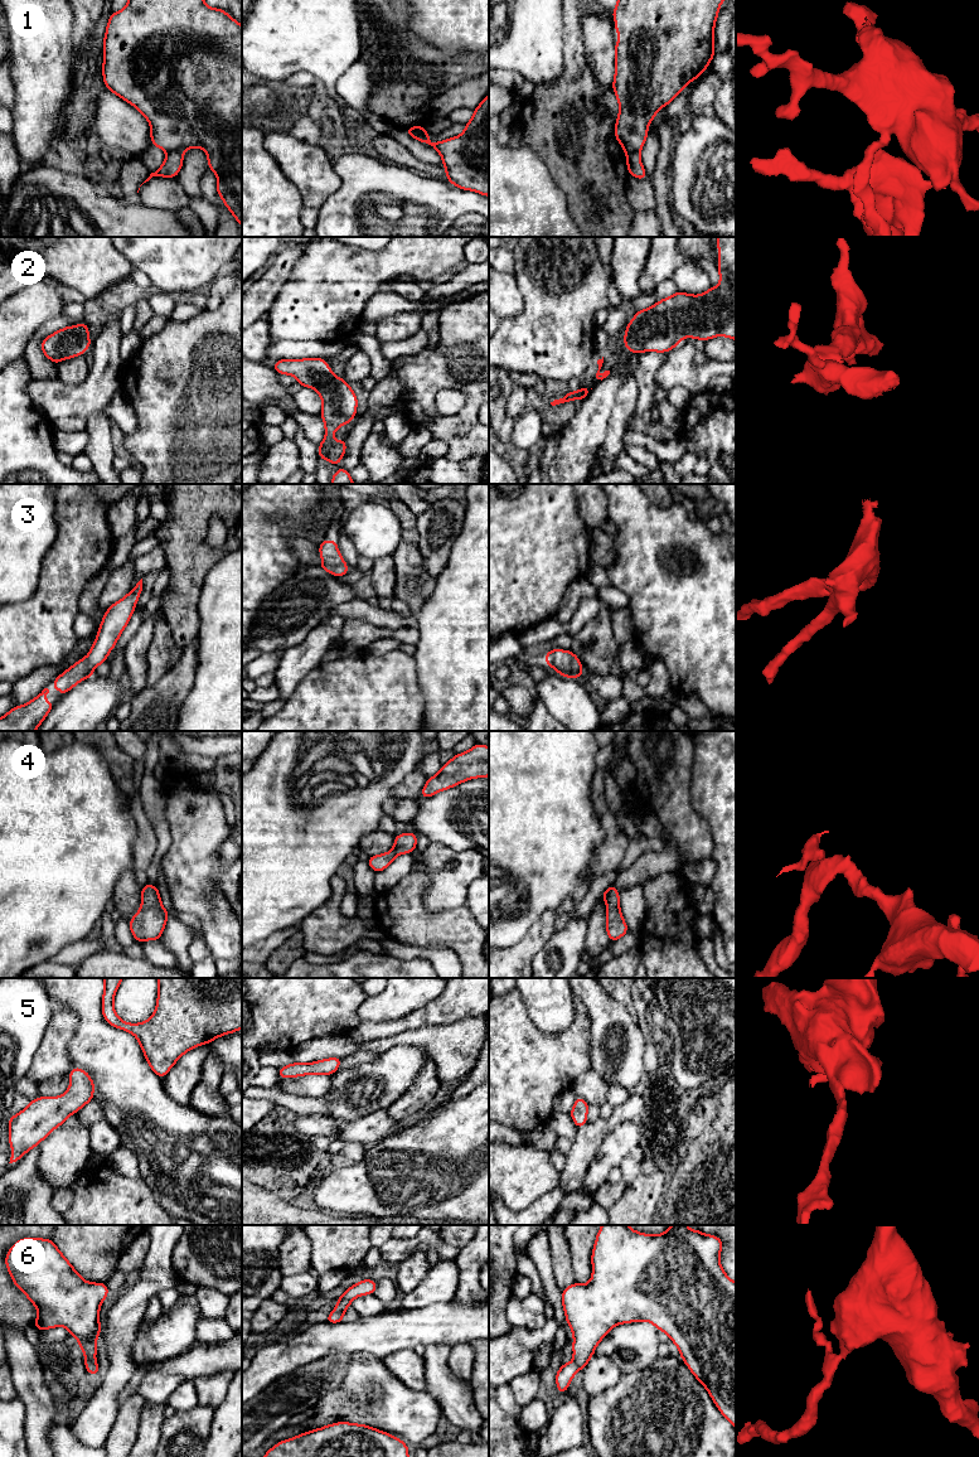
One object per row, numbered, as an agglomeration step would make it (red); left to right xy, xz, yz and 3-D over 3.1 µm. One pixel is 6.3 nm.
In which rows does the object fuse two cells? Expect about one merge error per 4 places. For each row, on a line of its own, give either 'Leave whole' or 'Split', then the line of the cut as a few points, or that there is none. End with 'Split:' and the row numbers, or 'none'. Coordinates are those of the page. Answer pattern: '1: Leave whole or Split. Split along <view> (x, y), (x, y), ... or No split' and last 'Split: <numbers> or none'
1: Split. Split along xy (182, 150), (171, 150), (169, 153)
2: Leave whole. No split
3: Leave whole. No split
4: Leave whole. No split
5: Leave whole. No split
6: Leave whole. No split
Split: 1

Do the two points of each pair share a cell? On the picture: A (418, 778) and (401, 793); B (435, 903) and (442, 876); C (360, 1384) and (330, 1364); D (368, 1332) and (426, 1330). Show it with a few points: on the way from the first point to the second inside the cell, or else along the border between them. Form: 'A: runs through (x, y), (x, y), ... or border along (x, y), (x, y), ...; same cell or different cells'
A: runs through (415, 782), (405, 790); same cell
B: runs through (439, 896), (442, 892), (442, 882); same cell
C: border along (353, 1354), (342, 1384), (324, 1394); different cells
D: runs through (382, 1332), (412, 1330); same cell

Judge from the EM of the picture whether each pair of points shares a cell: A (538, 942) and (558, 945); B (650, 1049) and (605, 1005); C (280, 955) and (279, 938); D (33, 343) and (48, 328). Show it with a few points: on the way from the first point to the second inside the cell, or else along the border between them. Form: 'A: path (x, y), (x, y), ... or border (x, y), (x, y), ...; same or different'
A: border (555, 932), (533, 957), (531, 964); different
B: border (635, 1022), (645, 1041), (645, 1073); different
C: border (297, 928), (263, 963); different
D: path (37, 339), (44, 332); same

